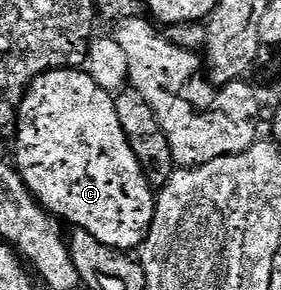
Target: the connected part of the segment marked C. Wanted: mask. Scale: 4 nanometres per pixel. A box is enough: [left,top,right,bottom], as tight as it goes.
[16,69,156,253]

